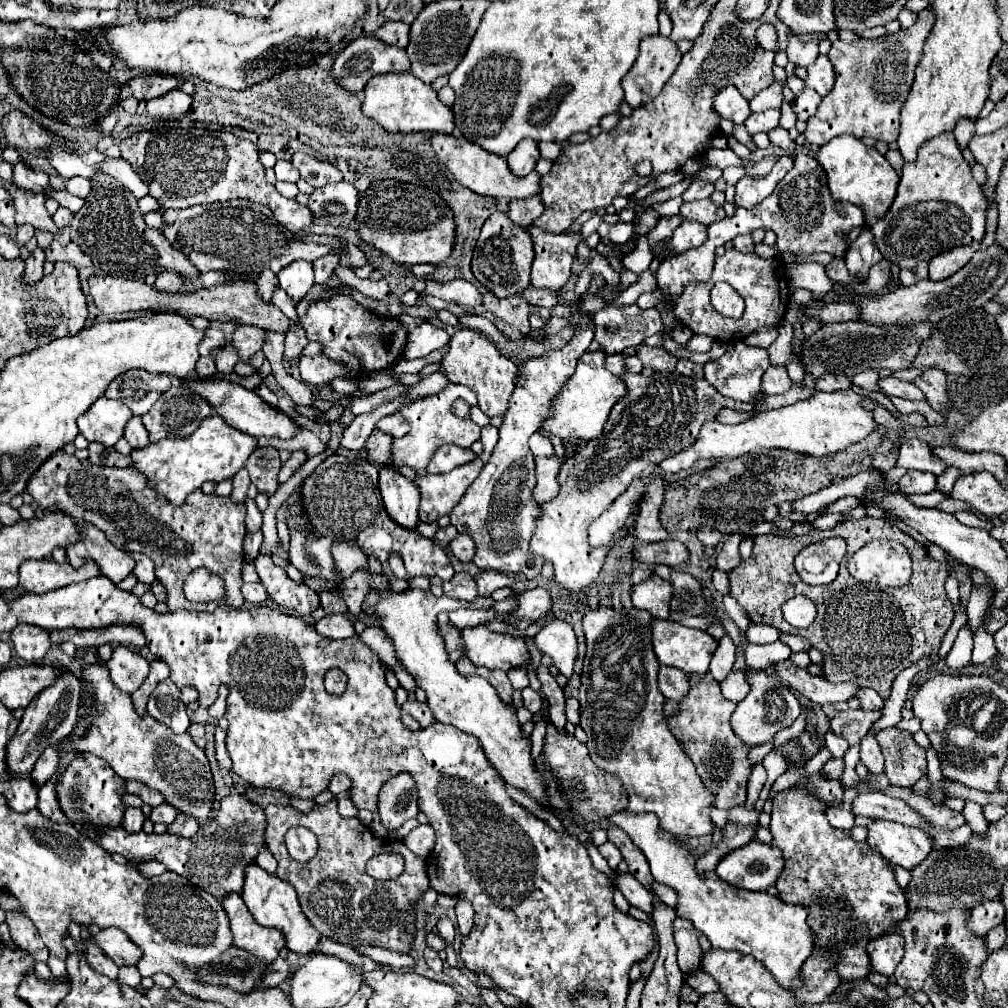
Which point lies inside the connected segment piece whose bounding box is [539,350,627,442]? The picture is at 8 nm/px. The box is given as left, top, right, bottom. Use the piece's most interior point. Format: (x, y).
(581, 408)

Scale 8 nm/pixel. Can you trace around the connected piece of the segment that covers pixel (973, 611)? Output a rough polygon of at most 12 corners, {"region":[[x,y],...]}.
{"region":[[973,590],[967,606],[967,626],[975,634],[989,608],[991,592]]}

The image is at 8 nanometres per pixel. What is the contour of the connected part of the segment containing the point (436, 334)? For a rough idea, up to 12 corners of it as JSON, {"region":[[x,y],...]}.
{"region":[[433,322],[417,326],[405,358],[423,358],[445,348],[451,336]]}

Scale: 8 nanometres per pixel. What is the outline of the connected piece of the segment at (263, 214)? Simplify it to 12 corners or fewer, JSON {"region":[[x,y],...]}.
{"region":[[229,200],[165,210],[163,238],[199,272],[277,274],[345,254],[291,234],[271,208]]}

